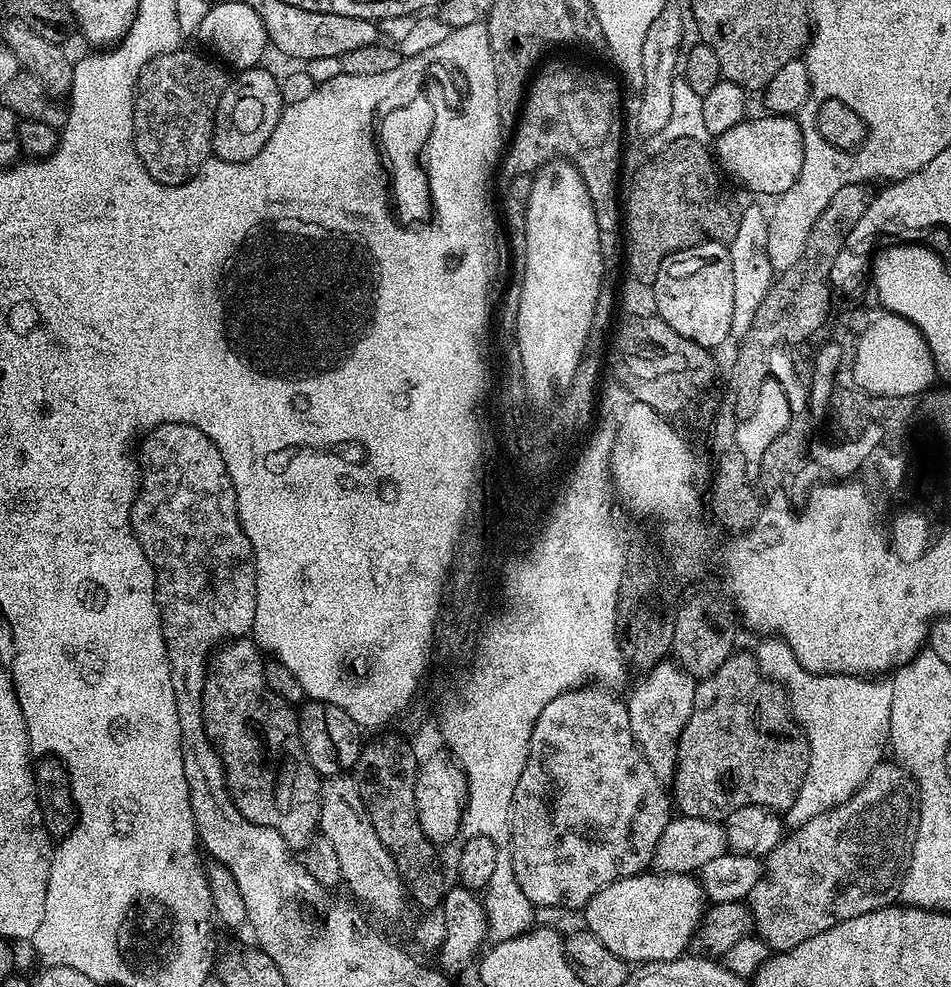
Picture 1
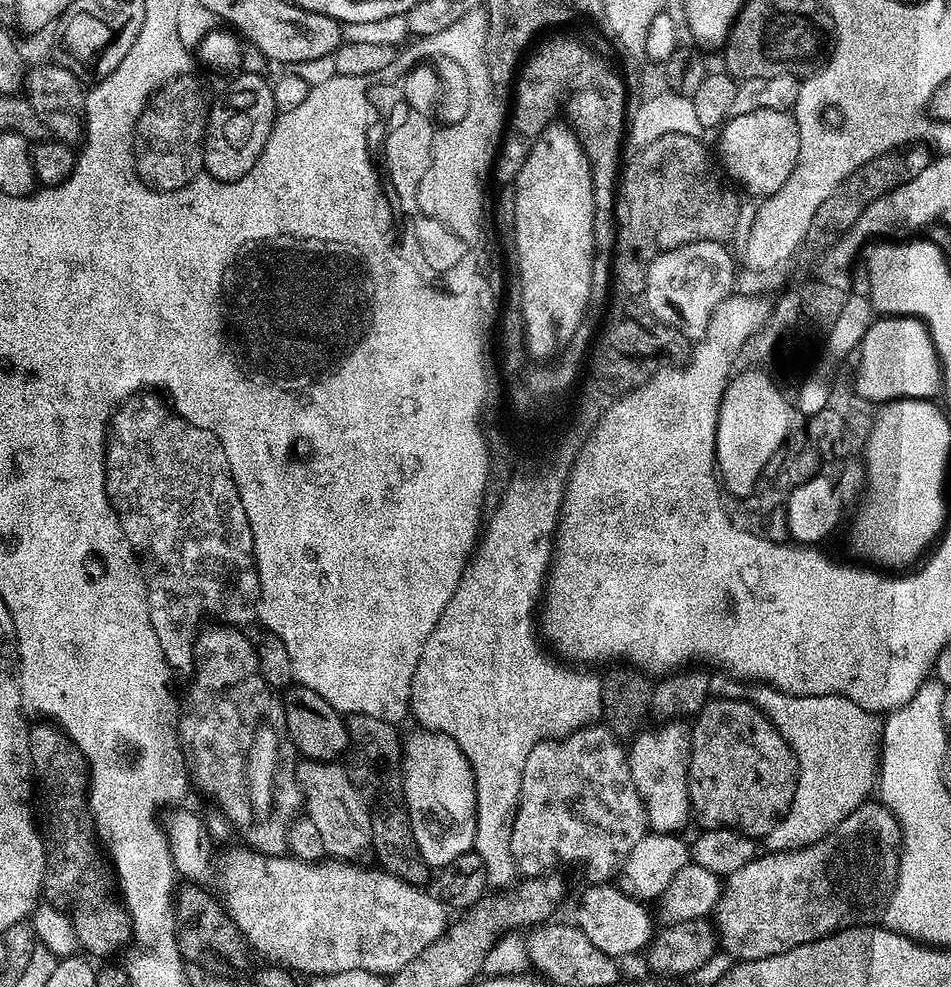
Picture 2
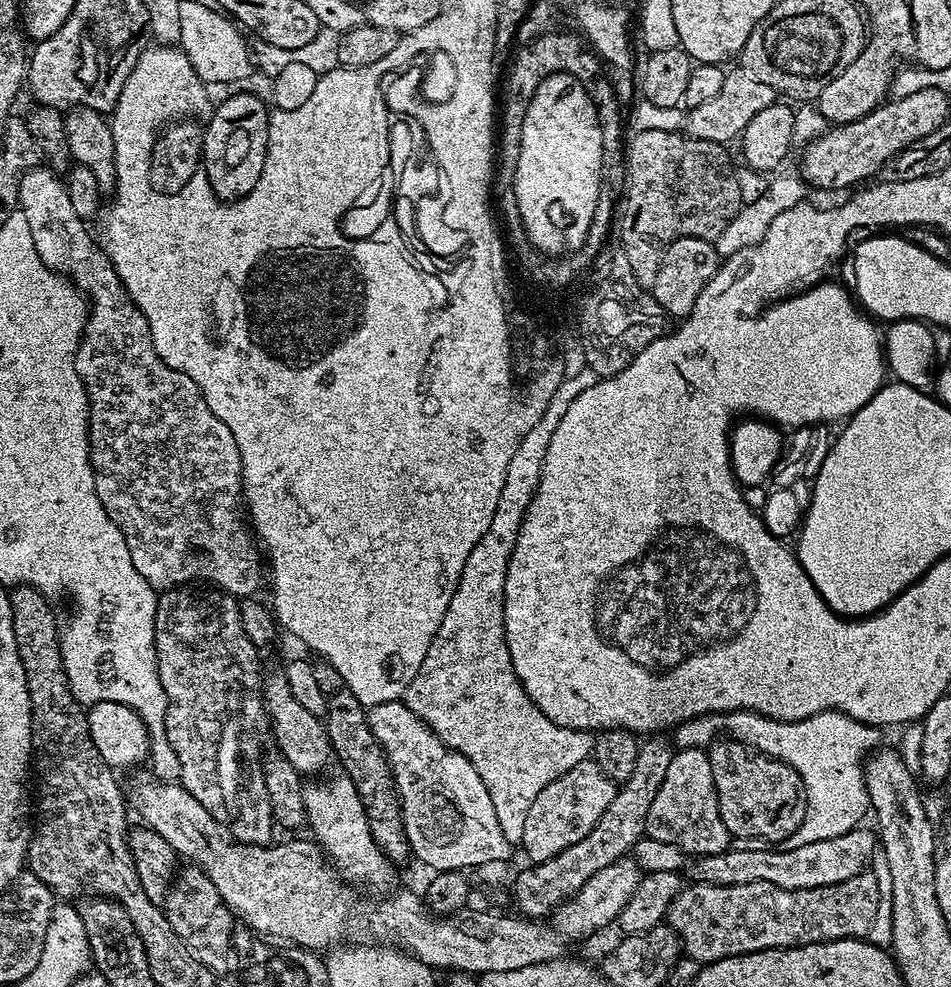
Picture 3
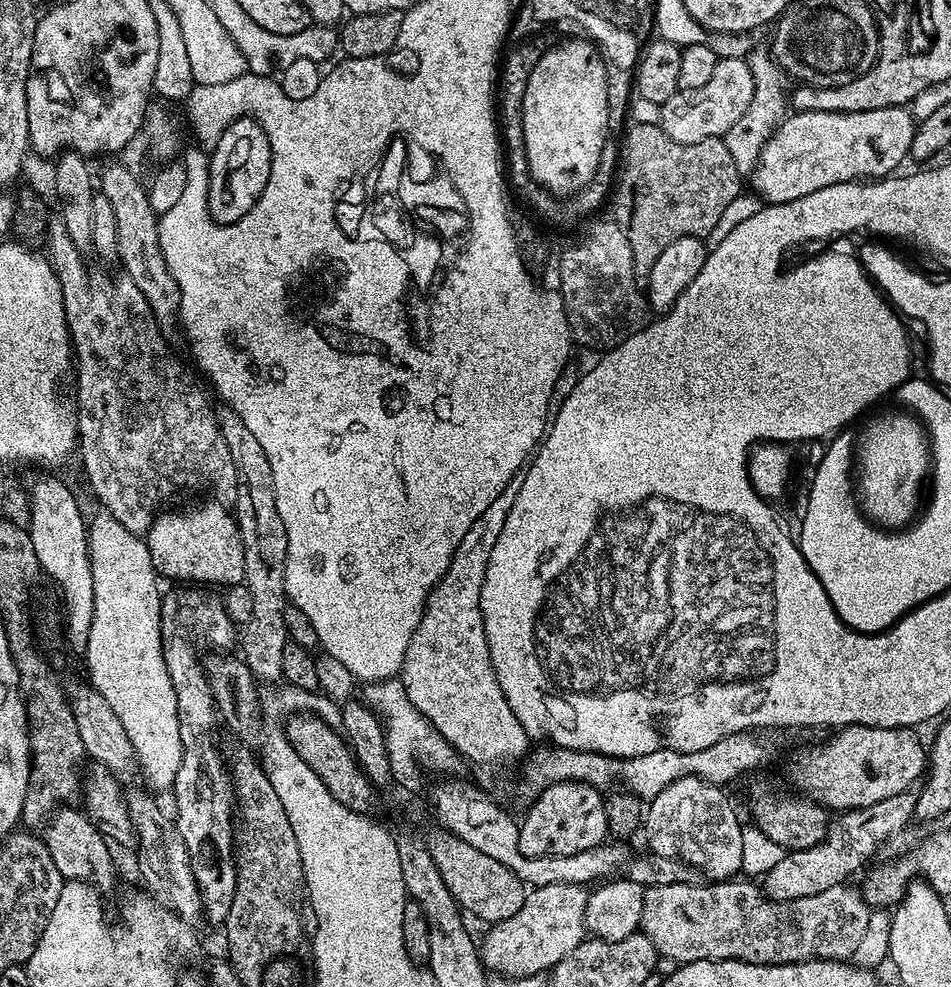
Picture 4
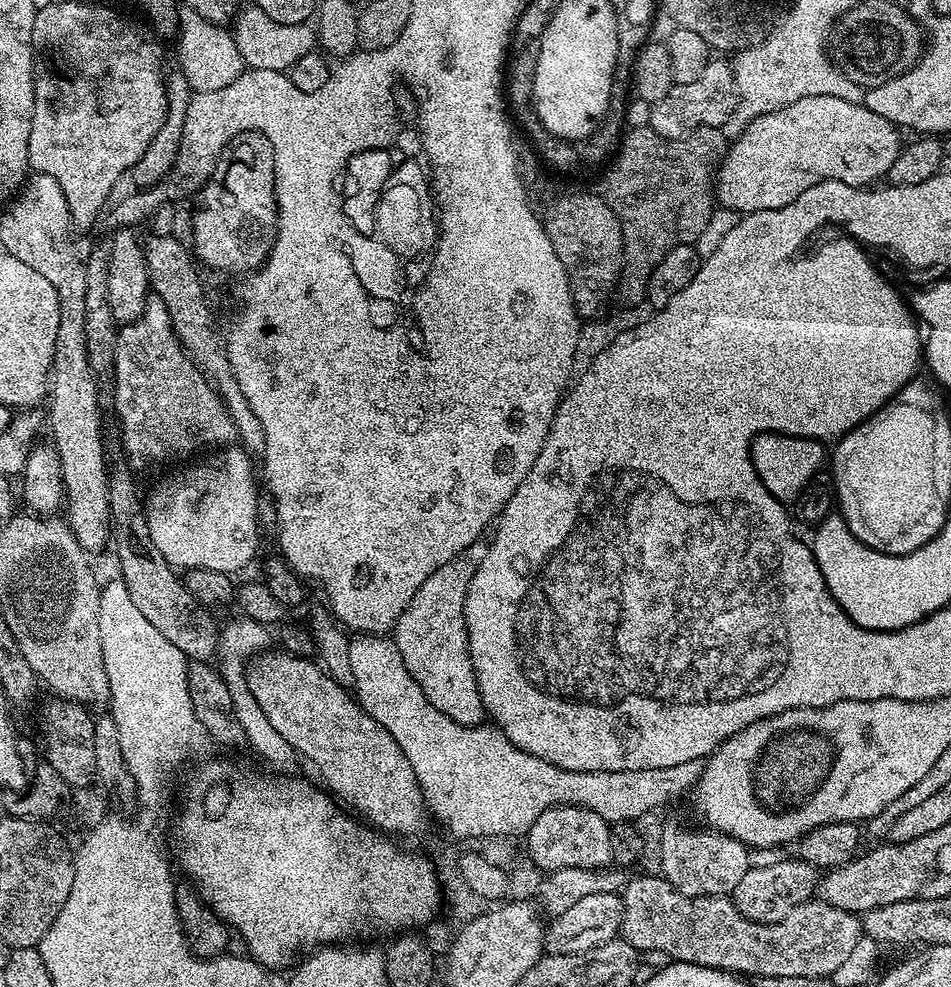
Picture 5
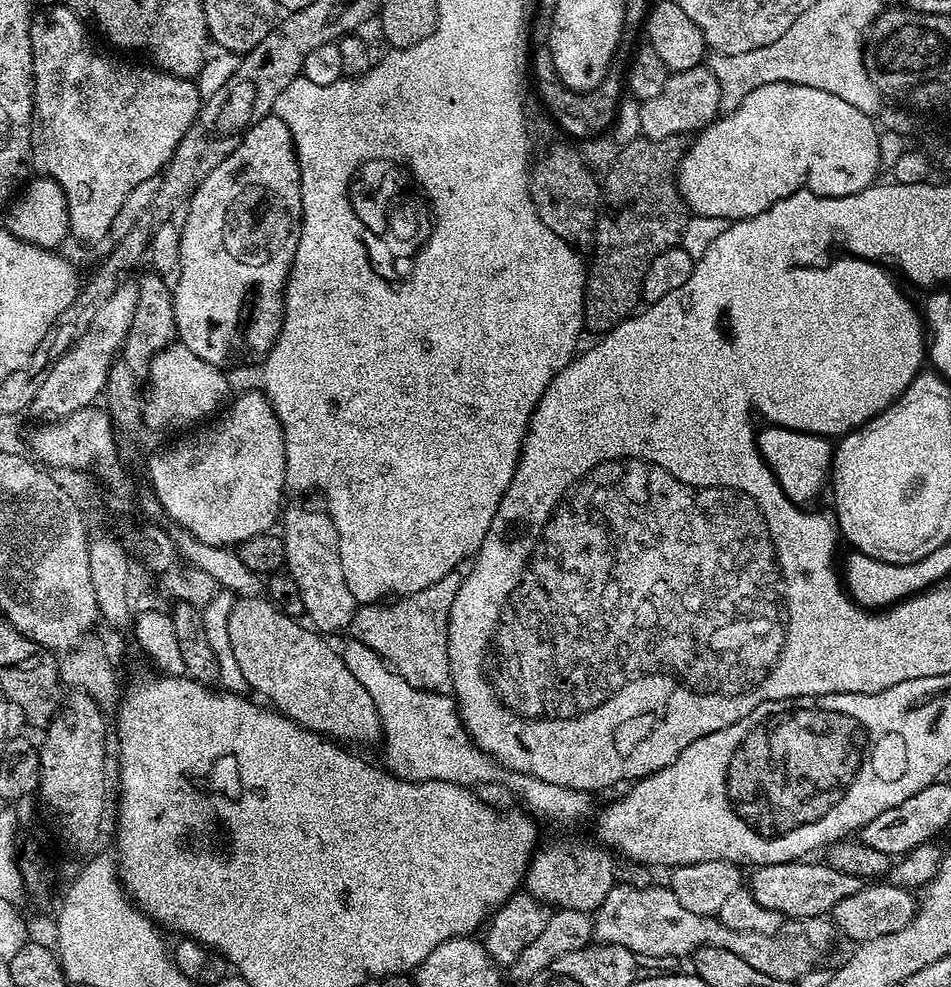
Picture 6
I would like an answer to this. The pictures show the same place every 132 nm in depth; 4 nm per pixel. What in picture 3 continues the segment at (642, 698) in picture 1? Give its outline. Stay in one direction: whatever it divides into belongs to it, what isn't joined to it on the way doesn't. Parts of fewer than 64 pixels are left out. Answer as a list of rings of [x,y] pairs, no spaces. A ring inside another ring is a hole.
[[[682,748],[673,751],[670,758],[670,767],[666,769],[666,779],[663,780],[662,786],[658,790],[658,794],[654,794],[654,803],[650,805],[650,814],[646,814],[646,836],[647,839],[657,840],[658,842],[670,842],[670,846],[678,846],[685,854],[694,854],[693,857],[709,856],[710,854],[718,854],[726,852],[730,847],[730,837],[726,830],[726,822],[722,822],[722,814],[718,810],[718,794],[714,790],[714,770],[710,770],[710,758],[707,751],[703,748]]]

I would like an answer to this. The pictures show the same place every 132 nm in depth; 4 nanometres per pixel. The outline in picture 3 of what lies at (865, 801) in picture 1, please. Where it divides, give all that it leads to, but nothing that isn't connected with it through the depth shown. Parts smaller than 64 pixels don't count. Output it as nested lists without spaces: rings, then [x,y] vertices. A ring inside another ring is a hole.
[[[865,870],[846,882],[810,890],[786,890],[770,886],[770,882],[750,882],[747,886],[692,882],[681,887],[674,898],[666,923],[675,930],[683,955],[701,965],[758,950],[855,940],[867,937],[874,926],[874,914],[878,914],[876,878],[875,871]]]

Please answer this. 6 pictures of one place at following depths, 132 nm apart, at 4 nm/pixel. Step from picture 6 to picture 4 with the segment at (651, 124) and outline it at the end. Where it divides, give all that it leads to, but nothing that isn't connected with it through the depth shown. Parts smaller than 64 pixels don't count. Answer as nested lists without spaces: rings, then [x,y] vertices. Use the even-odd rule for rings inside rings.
[[[720,58],[714,66],[713,76],[698,90],[675,92],[665,104],[660,105],[659,126],[674,142],[693,144],[706,138],[723,137],[750,106],[754,98],[754,74],[747,59]]]

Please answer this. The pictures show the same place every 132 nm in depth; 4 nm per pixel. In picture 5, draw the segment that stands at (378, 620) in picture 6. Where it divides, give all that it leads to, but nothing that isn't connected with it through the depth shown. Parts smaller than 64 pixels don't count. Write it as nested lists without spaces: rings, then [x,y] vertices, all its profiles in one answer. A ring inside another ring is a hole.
[[[478,539],[466,546],[462,554],[454,554],[446,566],[438,566],[438,570],[418,586],[418,594],[410,598],[410,606],[406,606],[394,629],[402,662],[431,705],[454,722],[473,726],[479,725],[486,713],[482,696],[478,694],[474,666],[470,662],[464,603],[466,590],[470,590],[470,578],[474,578],[478,566],[482,566],[487,549],[488,544]]]

